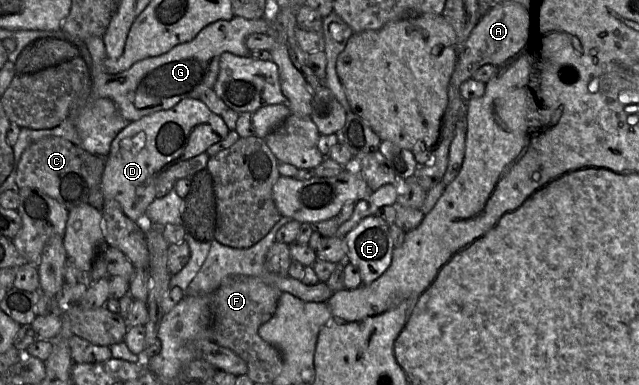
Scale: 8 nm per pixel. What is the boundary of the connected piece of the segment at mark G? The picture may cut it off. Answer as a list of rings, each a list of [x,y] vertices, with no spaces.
[[[234,16],[231,20],[219,20],[206,26],[192,41],[179,44],[160,56],[140,60],[116,74],[105,69],[107,54],[103,37],[90,37],[85,44],[92,58],[91,96],[111,99],[125,119],[137,121],[157,111],[170,109],[185,98],[197,99],[207,89],[213,89],[221,55],[228,52],[249,57],[251,52],[245,44],[246,38],[251,34],[266,33],[269,33],[266,18],[249,20]]]

